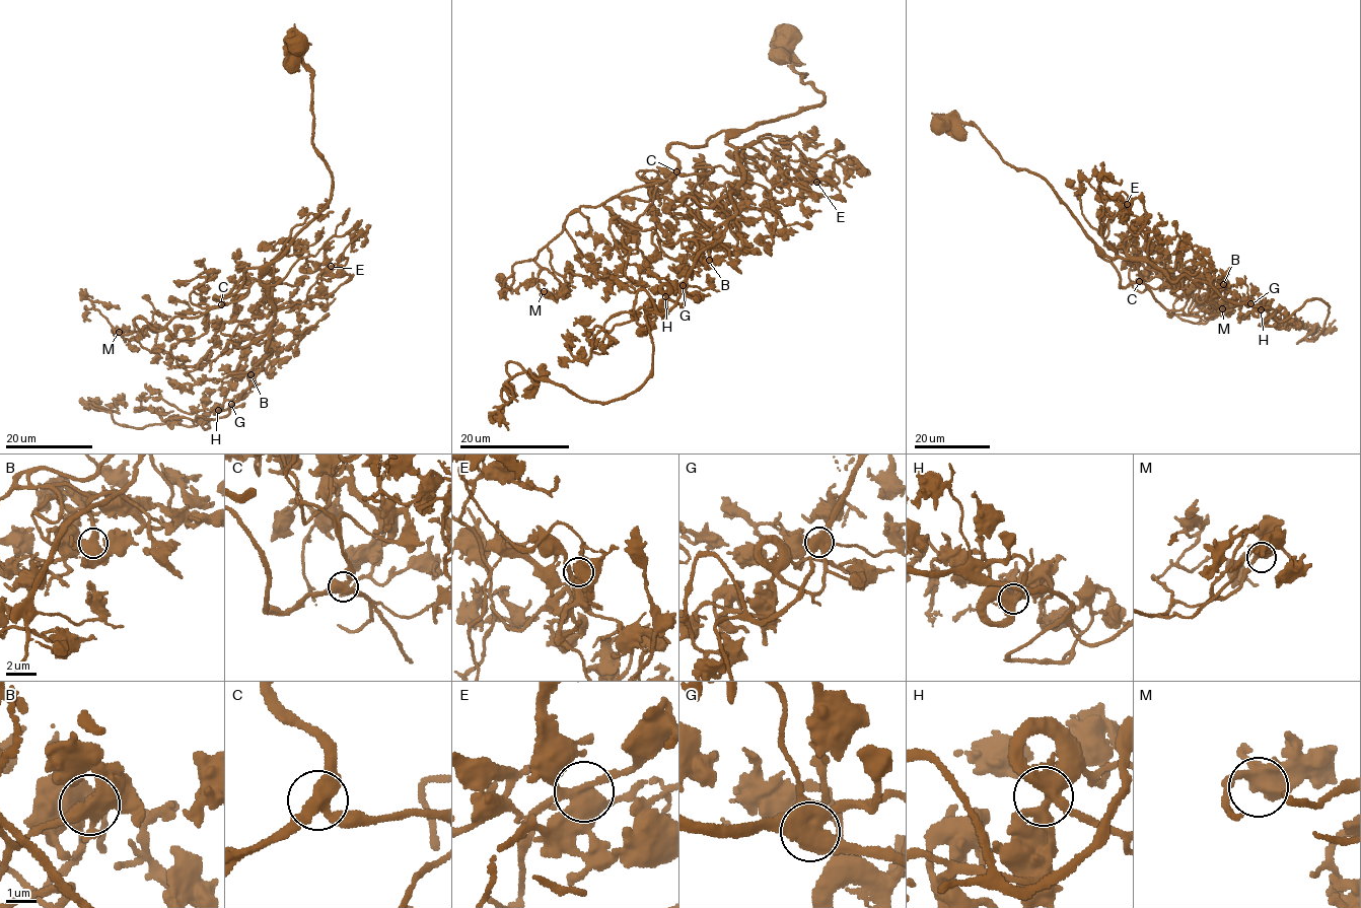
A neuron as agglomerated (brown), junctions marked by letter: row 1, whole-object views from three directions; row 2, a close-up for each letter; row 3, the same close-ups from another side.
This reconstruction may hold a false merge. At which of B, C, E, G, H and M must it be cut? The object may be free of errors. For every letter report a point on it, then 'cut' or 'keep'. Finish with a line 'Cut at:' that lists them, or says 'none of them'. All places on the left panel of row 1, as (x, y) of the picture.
B: (251, 374) | keep
C: (221, 304) | keep
E: (331, 266) | keep
G: (231, 404) | keep
H: (218, 410) | keep
M: (119, 332) | keep
Cut at: none of them

